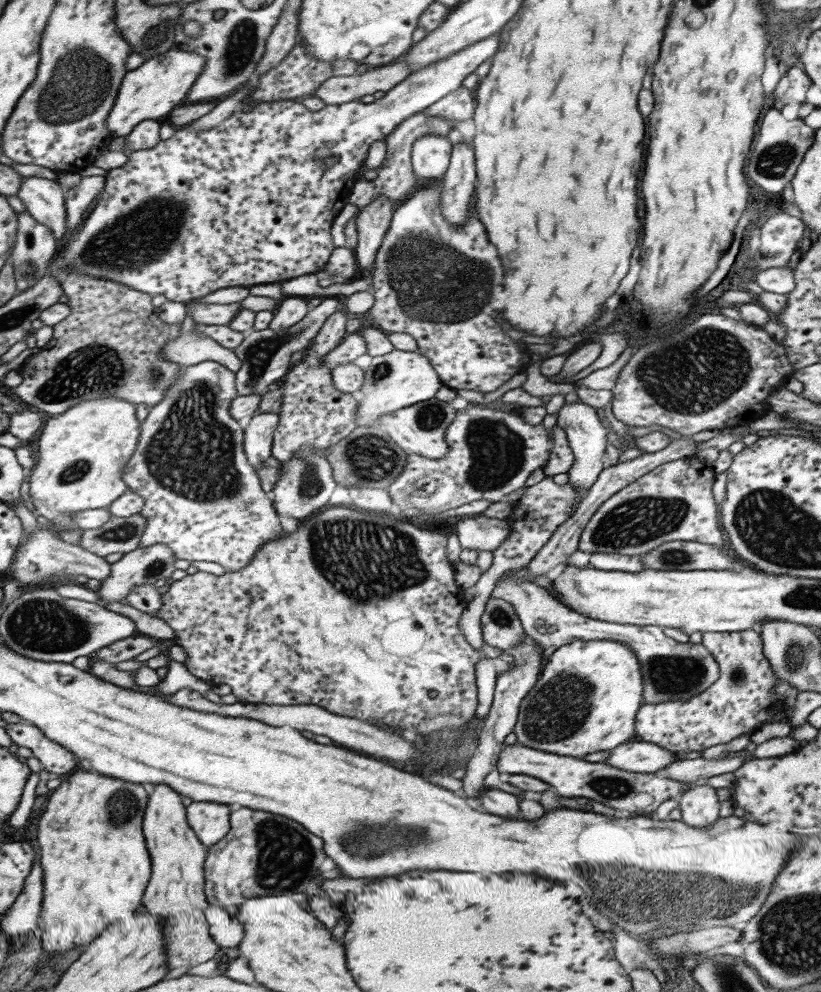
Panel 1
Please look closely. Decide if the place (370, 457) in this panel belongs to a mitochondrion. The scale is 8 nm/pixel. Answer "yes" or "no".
yes

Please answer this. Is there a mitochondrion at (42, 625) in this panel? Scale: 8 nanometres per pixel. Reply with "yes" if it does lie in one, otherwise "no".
yes

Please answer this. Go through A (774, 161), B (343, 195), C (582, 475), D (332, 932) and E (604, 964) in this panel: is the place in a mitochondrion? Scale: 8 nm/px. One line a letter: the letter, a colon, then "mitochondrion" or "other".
A: mitochondrion
B: other
C: other
D: other
E: other

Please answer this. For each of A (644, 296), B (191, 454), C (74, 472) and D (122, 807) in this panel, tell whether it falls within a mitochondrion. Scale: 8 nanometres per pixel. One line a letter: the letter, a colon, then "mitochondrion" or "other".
A: other
B: mitochondrion
C: mitochondrion
D: mitochondrion

